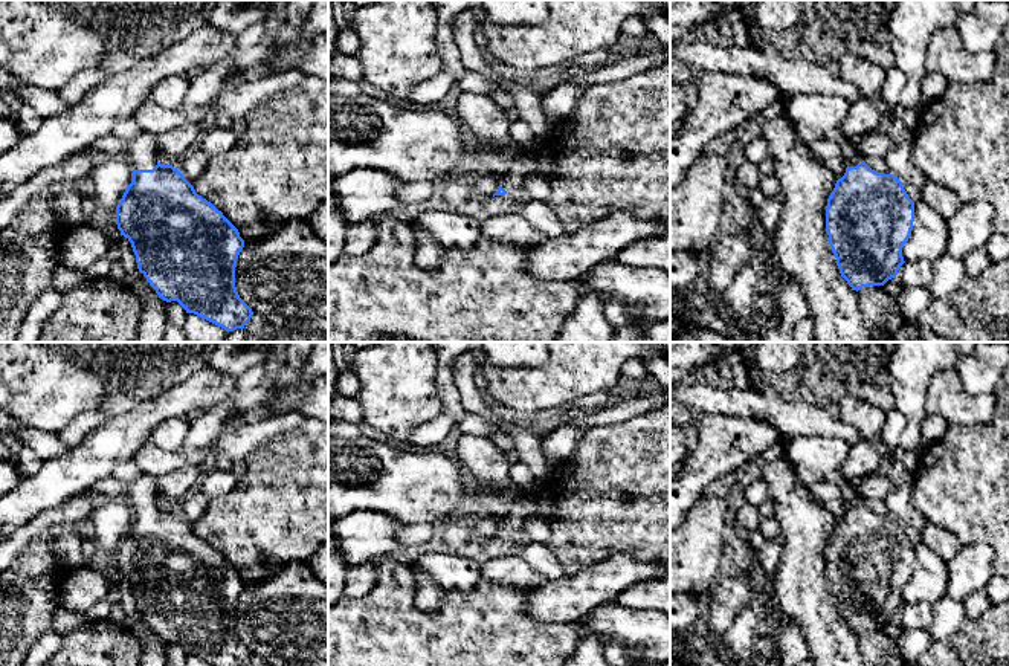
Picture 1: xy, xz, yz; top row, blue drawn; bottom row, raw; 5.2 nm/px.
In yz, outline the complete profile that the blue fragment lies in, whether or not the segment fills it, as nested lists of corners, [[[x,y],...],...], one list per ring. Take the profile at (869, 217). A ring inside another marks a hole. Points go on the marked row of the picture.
[[[849,137],[853,157],[846,160],[846,173],[837,180],[827,199],[826,232],[830,249],[837,258],[841,276],[853,290],[869,286],[884,286],[896,278],[905,263],[902,247],[911,237],[914,221],[914,202],[908,197],[902,182],[893,174],[872,170],[859,151],[859,139]]]

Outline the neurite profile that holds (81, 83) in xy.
[[[102,66],[87,67],[73,75],[66,86],[55,90],[55,93],[69,105],[75,105],[93,87],[104,82],[111,73]]]

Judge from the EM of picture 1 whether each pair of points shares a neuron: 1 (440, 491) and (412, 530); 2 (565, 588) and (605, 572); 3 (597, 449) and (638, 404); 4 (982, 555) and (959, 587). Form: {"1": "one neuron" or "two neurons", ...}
{"1": "two neurons", "2": "one neuron", "3": "two neurons", "4": "one neuron"}

